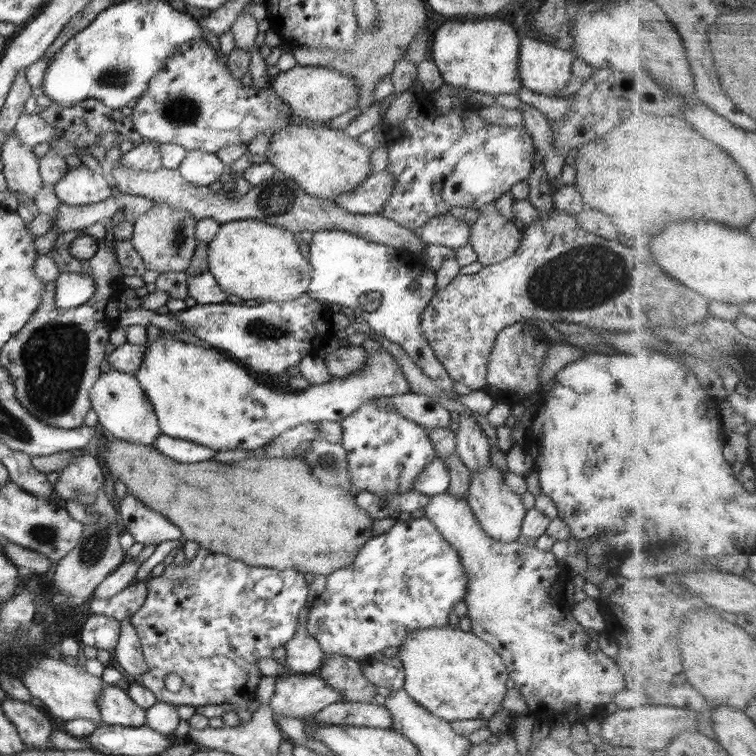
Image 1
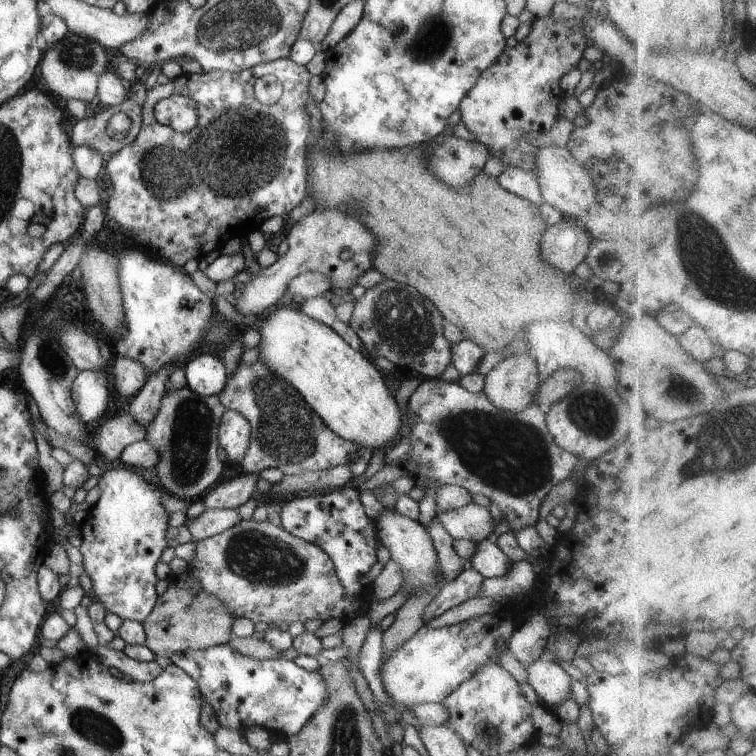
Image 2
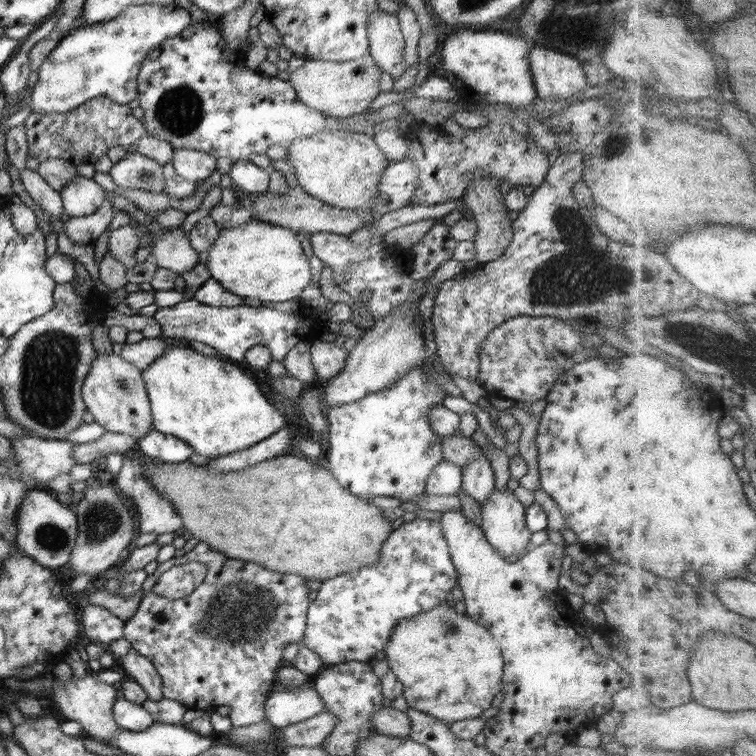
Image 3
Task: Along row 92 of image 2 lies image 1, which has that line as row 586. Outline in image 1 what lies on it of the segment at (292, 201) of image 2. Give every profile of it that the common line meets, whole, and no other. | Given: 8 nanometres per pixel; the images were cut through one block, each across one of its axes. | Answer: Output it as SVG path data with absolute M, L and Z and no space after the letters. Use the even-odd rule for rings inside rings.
M200 548L196 552L196 556L190 561L182 561L179 564L169 564L164 573L160 576L153 577L146 581L147 597L143 602L143 605L130 617L131 625L136 629L138 636L140 637L141 647L148 663L149 669L142 675L136 677L136 683L140 686L144 686L148 691L152 691L158 701L170 703L173 705L186 704L186 706L204 707L214 706L214 704L235 704L235 712L239 716L241 722L248 722L253 715L253 712L248 710L248 704L258 696L255 694L257 691L258 683L260 683L263 674L260 672L257 661L260 658L270 658L274 648L278 646L285 646L285 644L297 633L299 627L299 614L301 614L302 608L307 603L308 598L308 582L306 582L306 576L302 572L296 572L296 570L268 570L266 567L246 566L244 562L236 562L224 554L214 554L206 548ZM168 674L178 674L184 686L178 692L170 692L165 688L165 680Z

